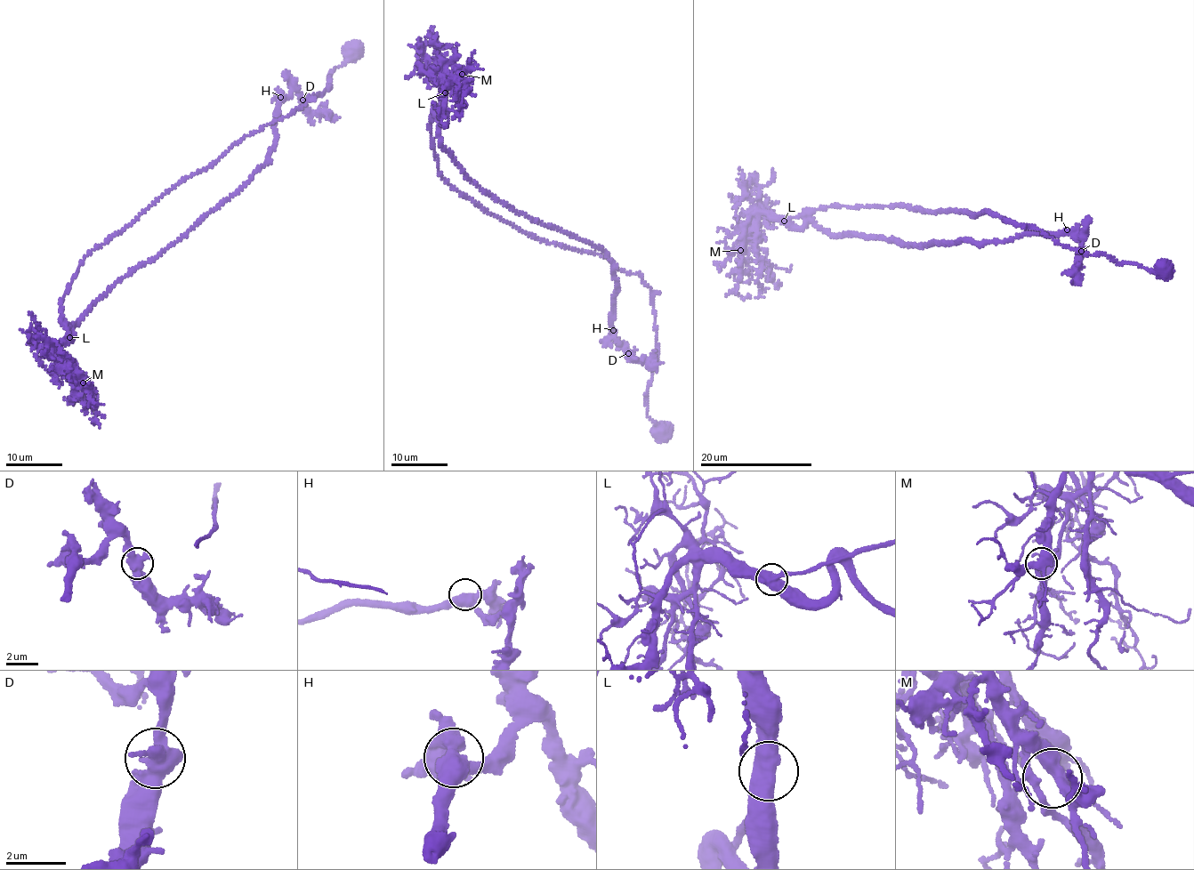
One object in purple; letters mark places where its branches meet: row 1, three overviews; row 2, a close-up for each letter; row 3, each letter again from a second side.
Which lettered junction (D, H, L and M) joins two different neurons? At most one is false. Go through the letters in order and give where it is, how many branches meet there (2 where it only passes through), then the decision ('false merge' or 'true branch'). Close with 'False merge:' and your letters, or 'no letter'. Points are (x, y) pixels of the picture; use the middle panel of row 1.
D: place (628, 353); branches 3; true branch
H: place (613, 330); branches 3; true branch
L: place (445, 92); branches 3; true branch
M: place (462, 74); branches 3; true branch
False merge: no letter

